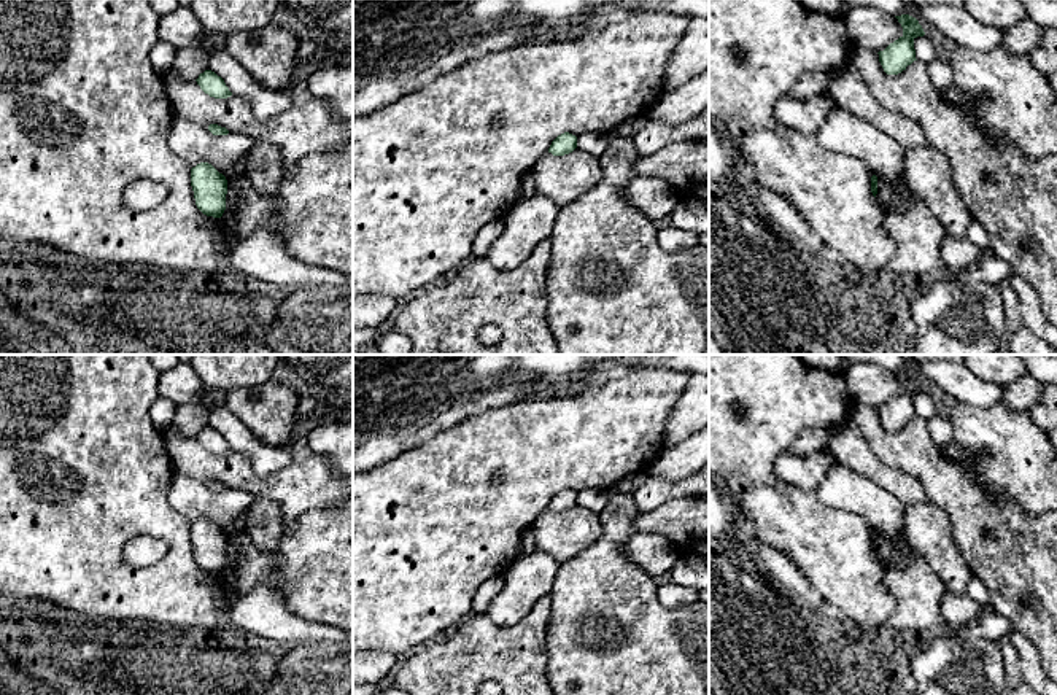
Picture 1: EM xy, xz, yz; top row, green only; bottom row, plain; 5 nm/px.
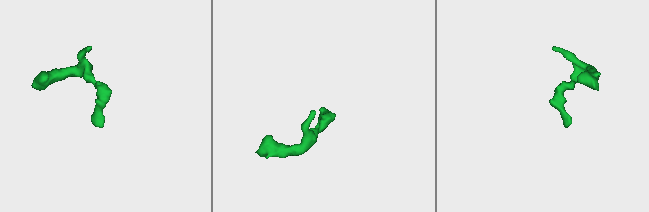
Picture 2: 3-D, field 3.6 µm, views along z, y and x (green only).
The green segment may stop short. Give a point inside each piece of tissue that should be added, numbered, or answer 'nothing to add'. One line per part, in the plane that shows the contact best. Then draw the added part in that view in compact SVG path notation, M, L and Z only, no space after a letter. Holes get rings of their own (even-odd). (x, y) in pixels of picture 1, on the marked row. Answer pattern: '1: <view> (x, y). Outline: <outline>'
nothing to add

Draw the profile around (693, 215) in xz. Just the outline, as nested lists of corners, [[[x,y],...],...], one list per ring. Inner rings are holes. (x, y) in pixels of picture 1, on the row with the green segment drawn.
[[[679,202],[672,212],[672,226],[698,235],[709,234],[709,202]]]

